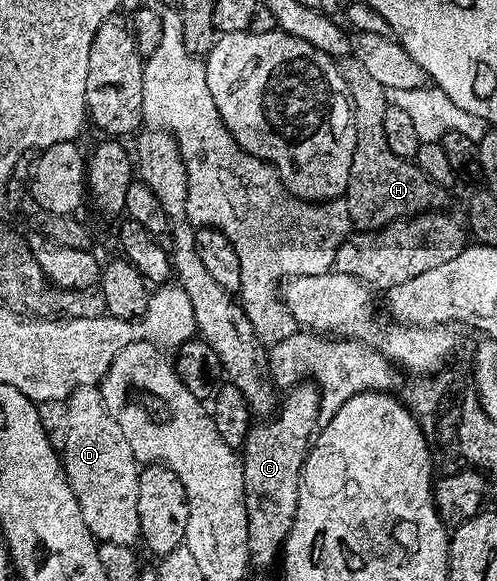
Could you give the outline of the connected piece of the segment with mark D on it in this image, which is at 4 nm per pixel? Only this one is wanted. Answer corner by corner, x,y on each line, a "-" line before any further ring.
79,387
67,400
67,445
63,452
65,476
79,501
79,513
98,544
136,544
141,537
139,529
139,464
123,437
123,429
115,425
108,409
103,405
101,392
97,387

